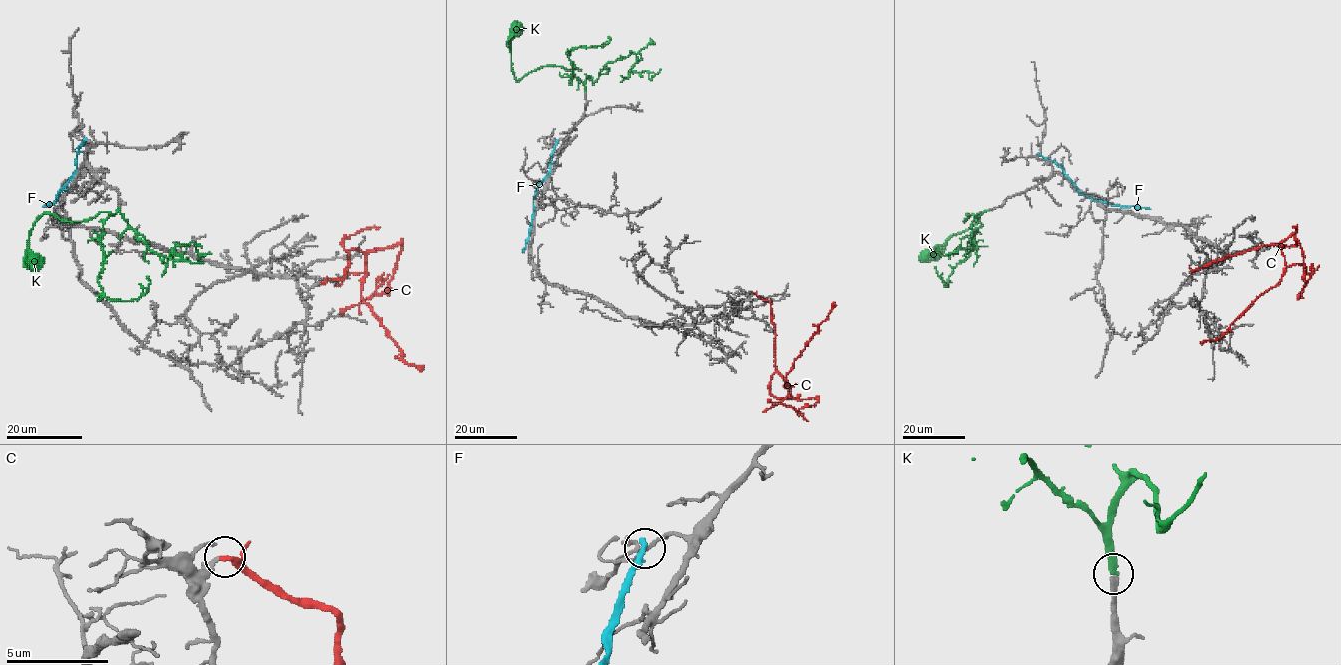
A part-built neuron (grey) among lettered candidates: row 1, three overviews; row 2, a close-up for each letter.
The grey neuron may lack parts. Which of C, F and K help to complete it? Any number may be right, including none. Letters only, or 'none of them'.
K

